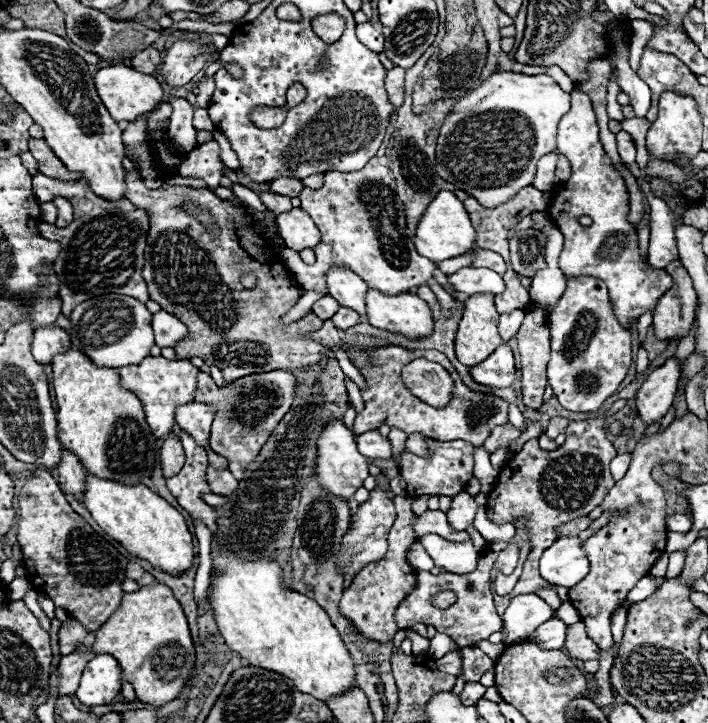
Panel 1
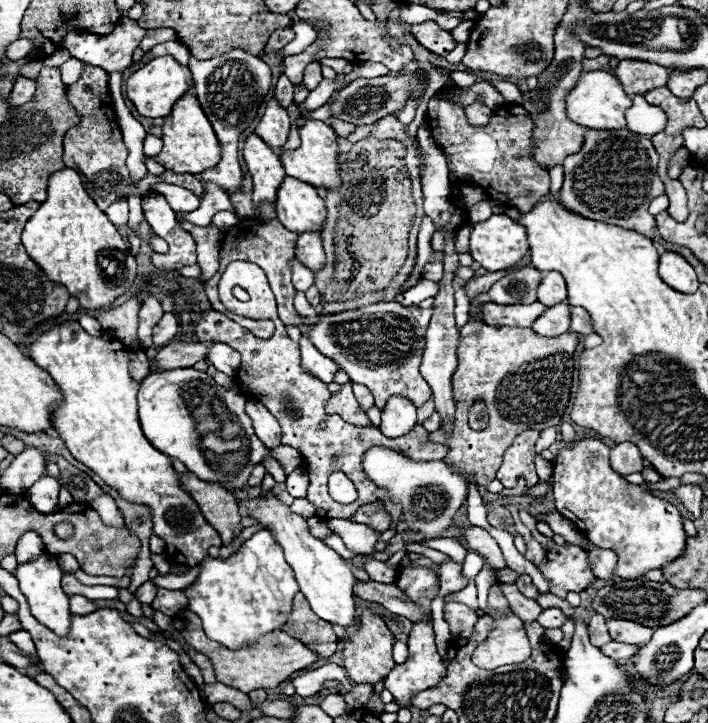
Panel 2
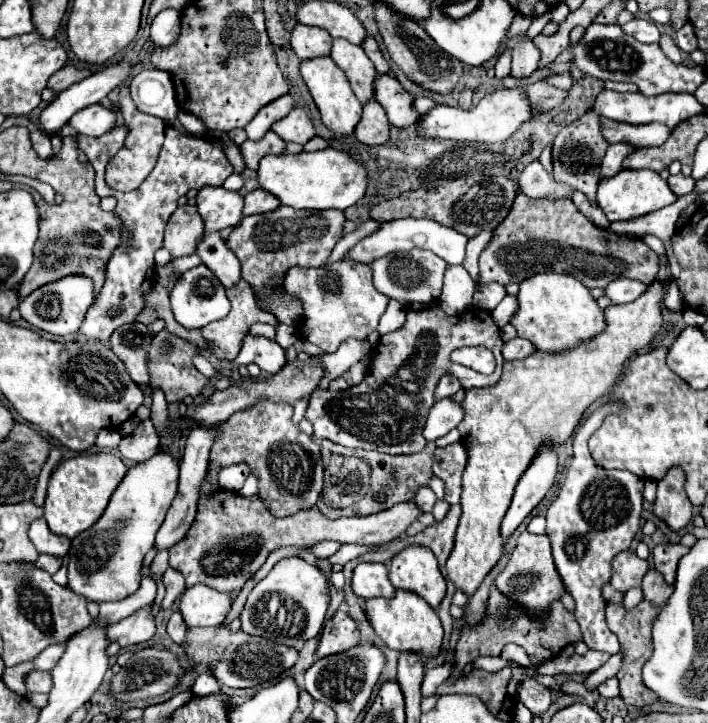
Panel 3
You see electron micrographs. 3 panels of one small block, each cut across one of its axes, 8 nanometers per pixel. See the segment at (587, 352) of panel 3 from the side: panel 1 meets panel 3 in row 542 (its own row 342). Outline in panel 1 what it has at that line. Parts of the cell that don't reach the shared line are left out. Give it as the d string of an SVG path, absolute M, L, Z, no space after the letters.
M476 294L464 300L464 314L458 324L456 334L456 358L466 364L474 366L476 362L482 362L488 358L498 346L504 344L504 340L498 336L498 312L494 308L494 296L492 294Z

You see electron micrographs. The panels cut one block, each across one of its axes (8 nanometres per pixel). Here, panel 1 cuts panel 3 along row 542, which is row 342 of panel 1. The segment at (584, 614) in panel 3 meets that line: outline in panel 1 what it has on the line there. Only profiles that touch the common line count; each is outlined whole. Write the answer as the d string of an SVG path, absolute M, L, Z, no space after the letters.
M594 276L568 278L566 290L550 312L552 358L548 382L560 404L572 412L596 412L624 380L632 364L632 334L612 314L606 284Z

